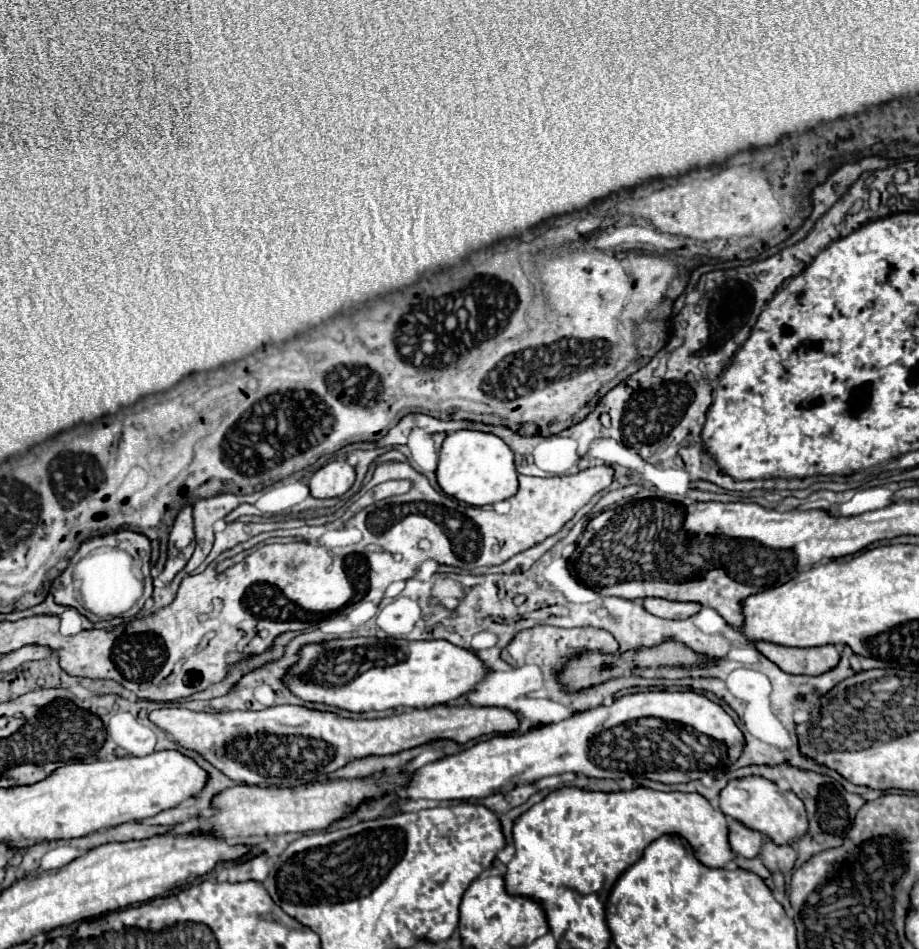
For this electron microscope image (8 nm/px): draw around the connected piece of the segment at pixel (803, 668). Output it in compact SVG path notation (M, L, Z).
M758 640L754 646L772 660L778 668L782 668L788 674L808 674L818 676L822 672L828 672L838 664L840 654L834 646L818 646L818 648L790 648L780 646L772 642Z

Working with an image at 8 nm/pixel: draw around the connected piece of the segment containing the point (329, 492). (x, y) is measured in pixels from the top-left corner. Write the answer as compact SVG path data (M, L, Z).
M334 460L310 478L310 492L314 498L336 498L350 490L354 480L354 468L346 460Z

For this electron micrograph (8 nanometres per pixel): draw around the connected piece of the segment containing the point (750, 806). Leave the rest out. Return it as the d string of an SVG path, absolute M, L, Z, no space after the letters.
M744 778L728 782L728 786L720 792L720 810L746 828L764 834L778 846L794 844L808 832L808 818L802 800L794 792L778 790L776 784L764 778Z

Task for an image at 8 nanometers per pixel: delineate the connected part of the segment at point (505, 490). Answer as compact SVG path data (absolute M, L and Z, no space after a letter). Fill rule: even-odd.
M460 430L446 436L436 476L444 494L470 506L494 504L512 498L518 492L518 472L514 468L512 450L498 436L474 430Z

